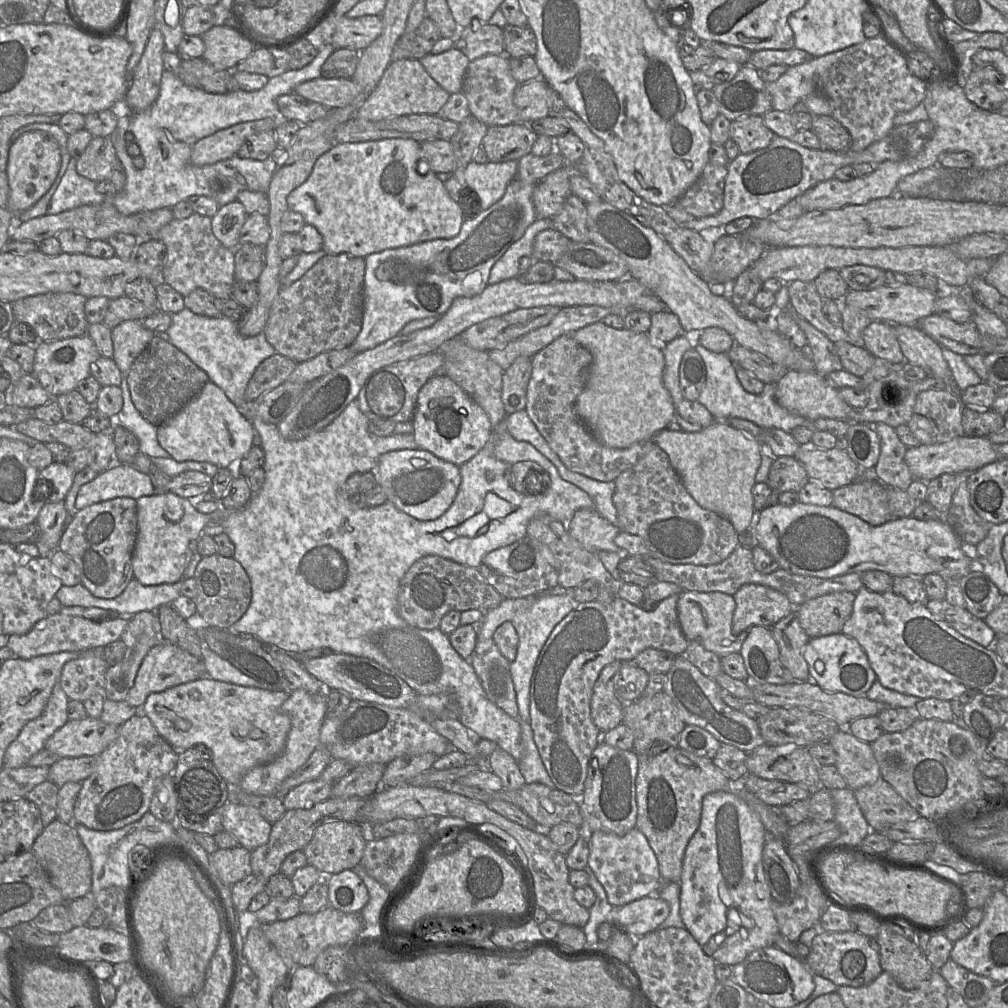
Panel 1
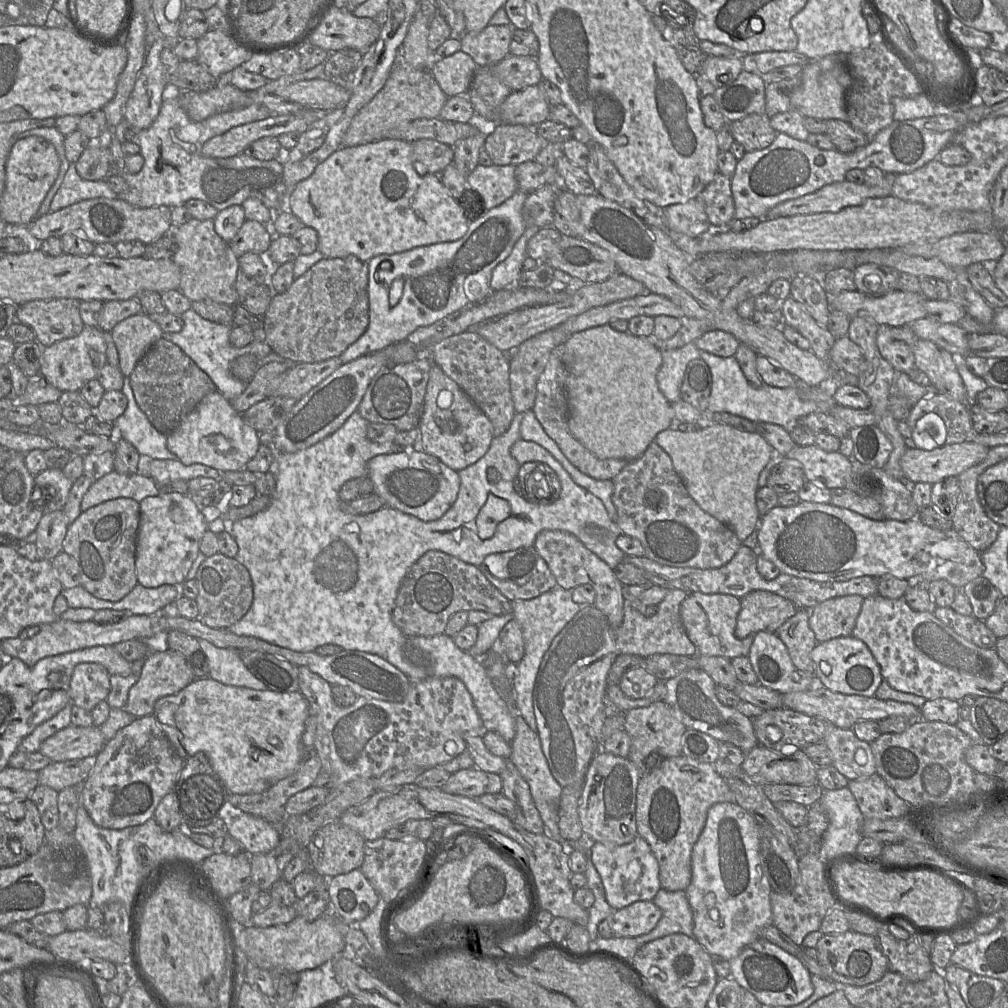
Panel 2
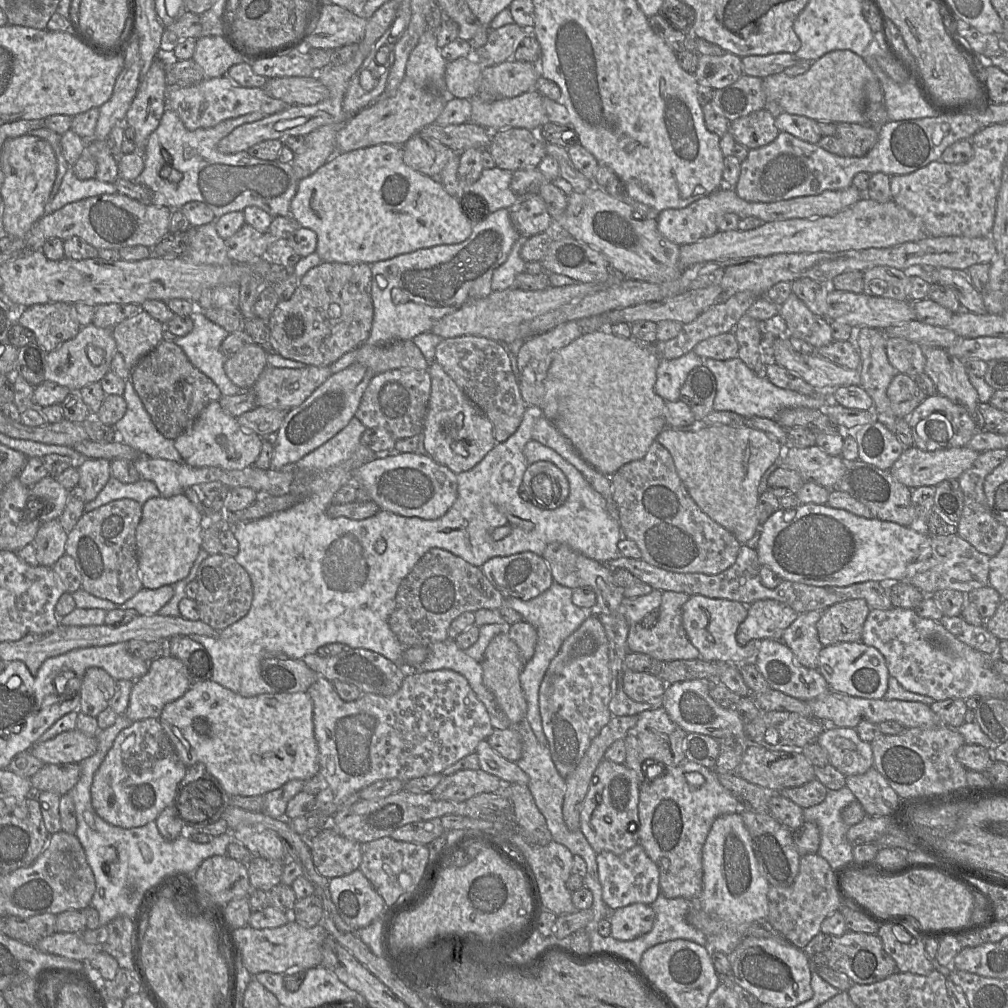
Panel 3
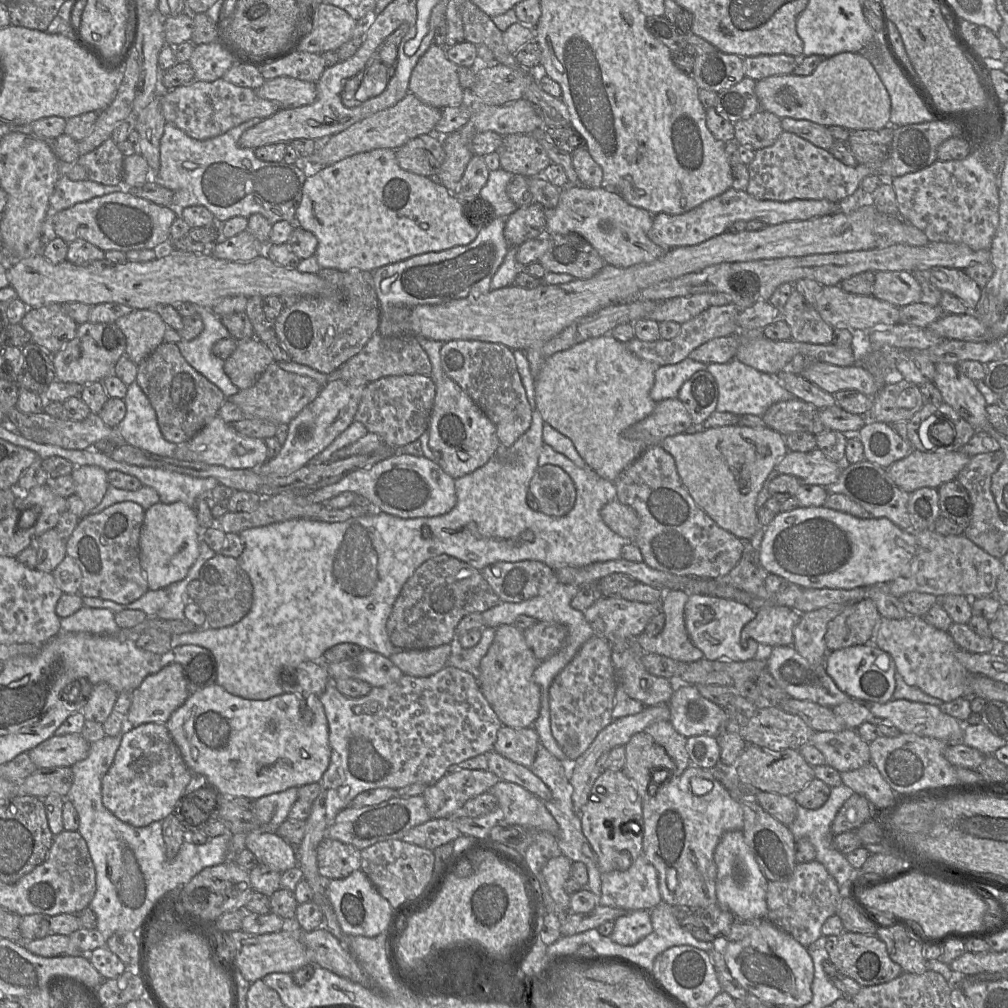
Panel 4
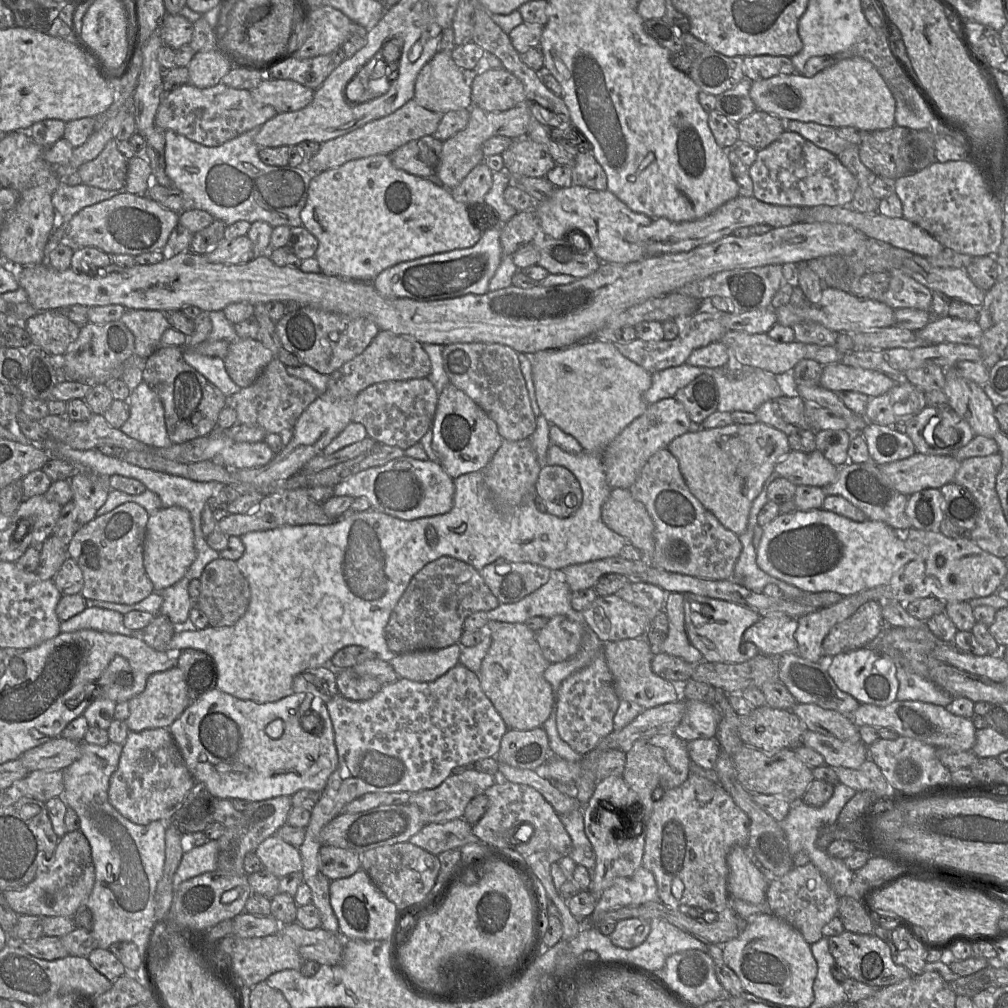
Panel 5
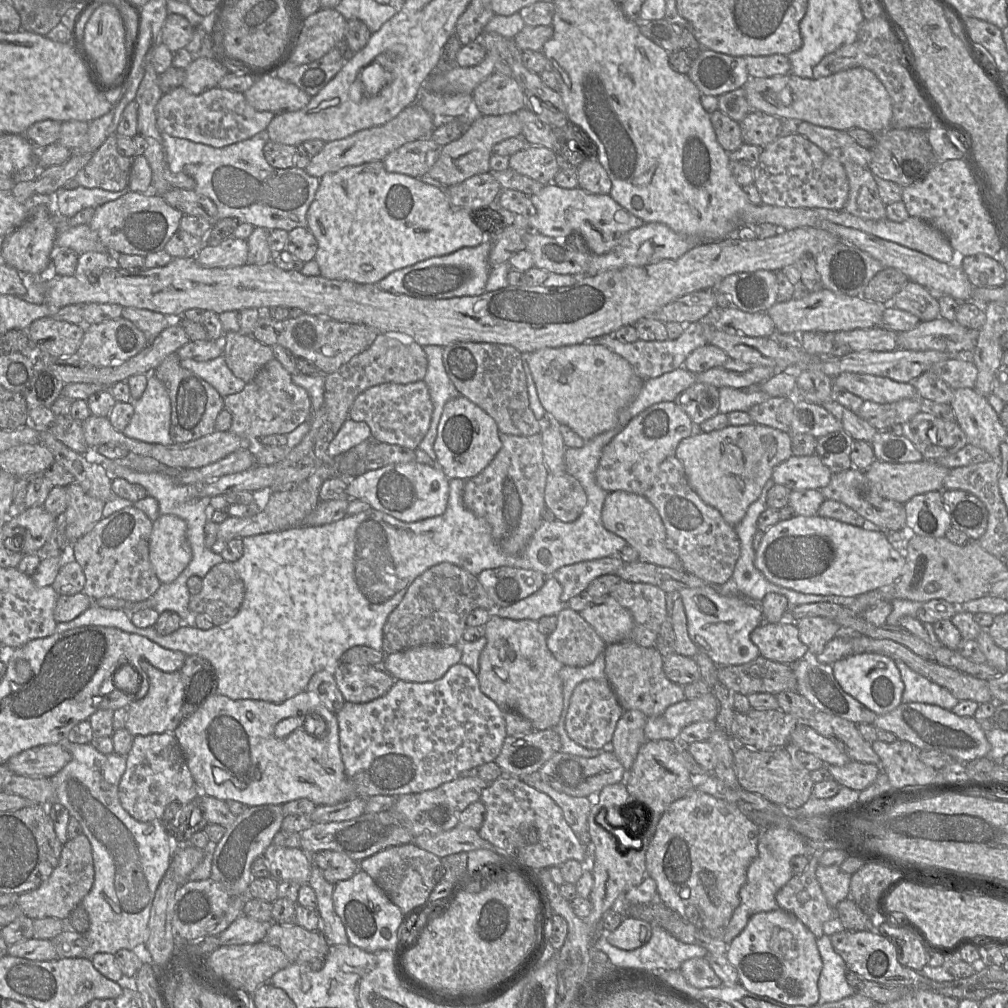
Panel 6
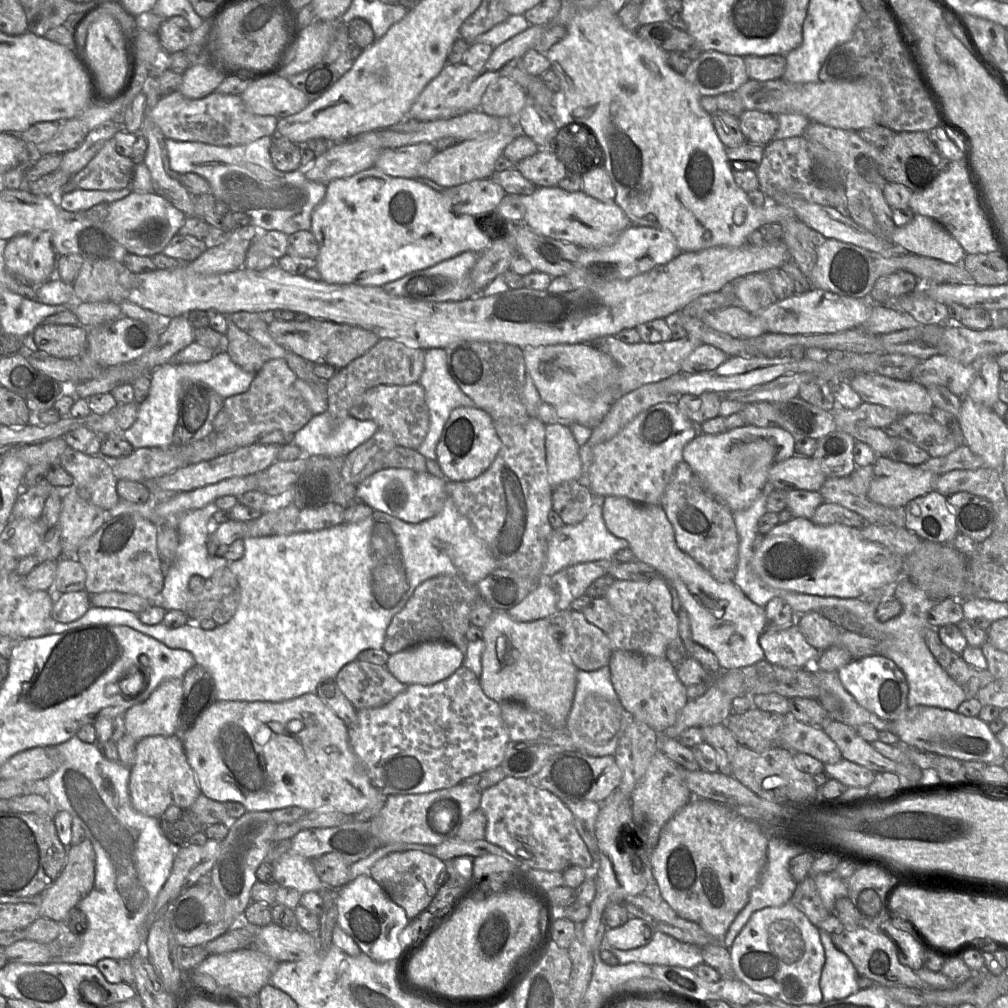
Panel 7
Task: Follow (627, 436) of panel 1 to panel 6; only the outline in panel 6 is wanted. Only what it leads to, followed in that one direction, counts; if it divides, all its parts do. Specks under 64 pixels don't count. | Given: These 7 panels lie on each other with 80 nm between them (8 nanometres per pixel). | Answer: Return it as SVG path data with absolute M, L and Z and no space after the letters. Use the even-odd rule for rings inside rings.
M592 342L543 348L526 357L545 411L560 424L575 431L586 442L618 426L620 412L636 397L645 381L635 374L625 358L603 345Z

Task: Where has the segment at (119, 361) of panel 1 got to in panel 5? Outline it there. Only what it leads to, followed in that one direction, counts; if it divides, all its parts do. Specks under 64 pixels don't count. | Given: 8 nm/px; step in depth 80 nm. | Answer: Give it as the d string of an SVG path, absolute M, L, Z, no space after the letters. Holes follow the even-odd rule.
M127 309L120 319L134 335L134 355L147 359L160 346L160 339L170 327L164 312Z

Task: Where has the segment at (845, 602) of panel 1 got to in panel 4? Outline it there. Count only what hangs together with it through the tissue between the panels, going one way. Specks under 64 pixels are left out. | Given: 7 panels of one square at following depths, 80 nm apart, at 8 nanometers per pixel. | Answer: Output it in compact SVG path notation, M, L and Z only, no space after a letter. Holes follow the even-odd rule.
M872 600L850 603L827 625L824 637L827 653L855 645L873 644L880 618Z

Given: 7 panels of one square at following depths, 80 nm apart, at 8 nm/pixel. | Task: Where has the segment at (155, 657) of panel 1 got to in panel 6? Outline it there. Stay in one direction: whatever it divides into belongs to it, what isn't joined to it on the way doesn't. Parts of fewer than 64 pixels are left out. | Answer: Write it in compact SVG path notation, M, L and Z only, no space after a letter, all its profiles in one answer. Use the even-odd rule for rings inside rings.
M143 660L143 668L149 678L149 690L145 697L129 704L125 728L134 737L155 733L174 732L182 721L184 686L180 671L164 672Z

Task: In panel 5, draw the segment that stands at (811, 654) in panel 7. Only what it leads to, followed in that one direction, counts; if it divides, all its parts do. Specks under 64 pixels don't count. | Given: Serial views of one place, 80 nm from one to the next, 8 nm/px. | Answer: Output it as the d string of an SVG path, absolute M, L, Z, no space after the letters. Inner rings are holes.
M765 616L748 627L743 639L754 643L759 652L770 657L797 652L795 632L798 619L789 616Z

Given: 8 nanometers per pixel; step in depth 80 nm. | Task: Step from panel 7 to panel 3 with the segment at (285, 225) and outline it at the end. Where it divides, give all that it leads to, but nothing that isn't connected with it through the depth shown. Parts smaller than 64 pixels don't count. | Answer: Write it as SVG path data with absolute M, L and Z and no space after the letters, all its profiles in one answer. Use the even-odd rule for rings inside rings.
M166 108L157 129L149 136L142 151L144 169L132 182L144 185L152 192L151 204L181 209L191 201L202 202L214 212L216 218L234 211L243 211L248 206L258 207L273 218L290 216L290 204L296 194L299 179L290 163L278 160L263 160L251 156L247 151L223 154L217 150L218 142L236 127L265 118L262 112L252 112L236 118L226 119L211 128L187 129L176 112Z

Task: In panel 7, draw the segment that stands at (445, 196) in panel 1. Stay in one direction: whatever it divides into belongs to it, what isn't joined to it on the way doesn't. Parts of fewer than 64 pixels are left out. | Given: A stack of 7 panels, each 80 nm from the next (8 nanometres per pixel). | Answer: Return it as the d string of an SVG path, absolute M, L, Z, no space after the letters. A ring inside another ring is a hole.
M373 166L353 176L331 181L323 201L311 214L311 232L319 252L314 265L328 284L380 286L407 274L434 266L463 252L481 254L491 240L476 225L471 215L456 215L443 193L414 179L392 177Z

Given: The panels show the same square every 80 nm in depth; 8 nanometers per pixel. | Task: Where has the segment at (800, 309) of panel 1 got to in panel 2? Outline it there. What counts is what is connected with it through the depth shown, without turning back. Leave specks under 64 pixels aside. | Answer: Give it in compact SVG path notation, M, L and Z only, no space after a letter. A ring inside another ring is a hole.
M798 275L790 282L789 296L801 303L821 327L827 328L830 307L822 281Z

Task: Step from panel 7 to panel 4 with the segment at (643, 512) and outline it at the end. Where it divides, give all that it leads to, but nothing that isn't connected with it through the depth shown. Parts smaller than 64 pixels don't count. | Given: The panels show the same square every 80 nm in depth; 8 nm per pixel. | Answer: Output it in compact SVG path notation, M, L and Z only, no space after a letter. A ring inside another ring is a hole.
M617 499L604 505L601 516L605 524L629 542L634 542L638 534L640 519L636 511ZM689 594L684 606L685 626L691 642L707 660L747 661L757 657L760 644L753 639L741 641L742 628L756 611L731 599L703 594Z

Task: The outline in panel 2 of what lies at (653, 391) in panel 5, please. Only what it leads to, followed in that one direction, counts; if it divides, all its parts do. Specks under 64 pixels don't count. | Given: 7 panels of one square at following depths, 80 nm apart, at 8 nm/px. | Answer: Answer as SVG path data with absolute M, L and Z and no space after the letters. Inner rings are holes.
M694 342L680 348L662 350L662 364L657 373L657 383L671 404L681 400L680 387L687 364L698 358L701 358L701 354Z

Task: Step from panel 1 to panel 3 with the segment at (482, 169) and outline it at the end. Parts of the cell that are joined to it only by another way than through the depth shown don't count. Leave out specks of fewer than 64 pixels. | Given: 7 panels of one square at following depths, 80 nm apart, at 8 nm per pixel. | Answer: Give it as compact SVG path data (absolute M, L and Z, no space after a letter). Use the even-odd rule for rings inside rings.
M484 168L479 179L470 186L469 191L483 197L486 205L482 205L483 212L493 213L499 209L514 209L520 200L510 188L512 171Z

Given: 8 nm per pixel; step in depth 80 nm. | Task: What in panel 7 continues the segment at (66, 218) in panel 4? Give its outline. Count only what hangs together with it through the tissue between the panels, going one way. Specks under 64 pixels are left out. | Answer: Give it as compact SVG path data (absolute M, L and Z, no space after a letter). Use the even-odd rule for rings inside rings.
M132 191L128 196L110 203L104 221L113 238L128 253L152 257L162 253L170 240L178 234L186 217L182 211L153 191L147 193Z

